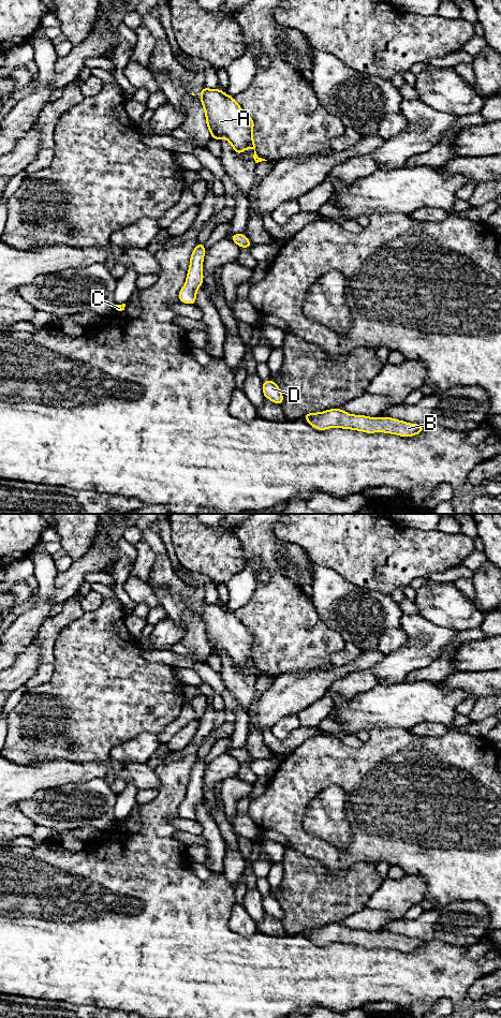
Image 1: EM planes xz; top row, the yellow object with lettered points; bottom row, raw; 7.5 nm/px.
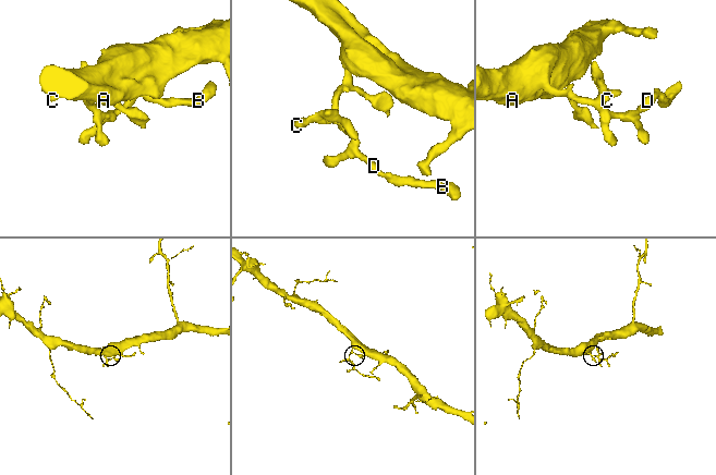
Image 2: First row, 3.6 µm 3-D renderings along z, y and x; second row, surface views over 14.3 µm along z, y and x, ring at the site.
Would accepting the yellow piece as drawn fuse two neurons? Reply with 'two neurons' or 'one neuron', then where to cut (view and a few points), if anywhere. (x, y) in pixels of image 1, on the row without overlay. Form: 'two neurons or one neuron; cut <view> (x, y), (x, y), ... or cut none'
one neuron; cut none

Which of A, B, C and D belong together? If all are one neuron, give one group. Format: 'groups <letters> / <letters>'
groups A B C D

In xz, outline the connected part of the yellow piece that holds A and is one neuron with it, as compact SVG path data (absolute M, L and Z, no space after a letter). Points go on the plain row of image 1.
M221 604L201 605L201 617L206 629L206 638L211 652L220 655L226 653L237 669L245 664L254 665L255 678L267 676L259 673L253 656L253 634L237 619L233 611L225 609Z

